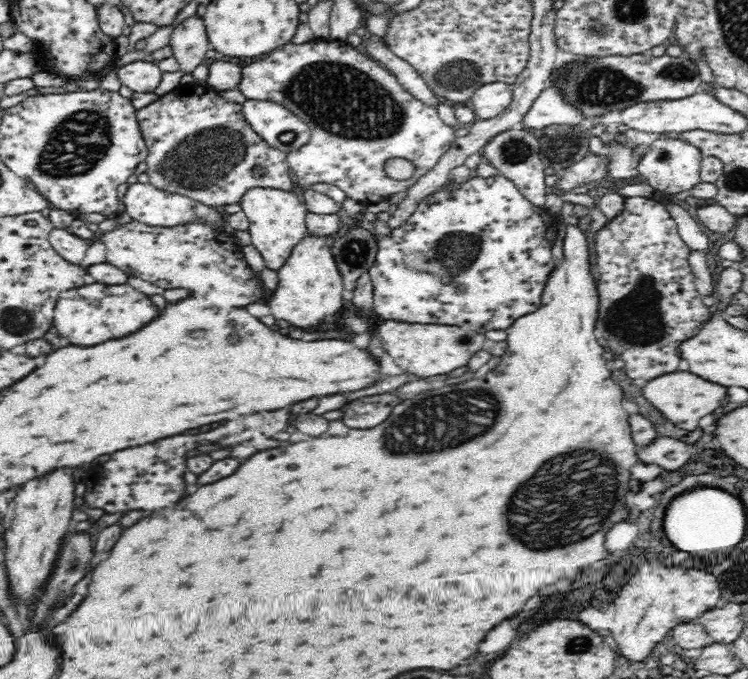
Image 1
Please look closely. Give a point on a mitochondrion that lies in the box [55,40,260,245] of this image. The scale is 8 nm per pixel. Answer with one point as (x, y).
(195, 164)

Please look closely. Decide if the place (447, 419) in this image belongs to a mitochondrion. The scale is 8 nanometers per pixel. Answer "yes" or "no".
yes

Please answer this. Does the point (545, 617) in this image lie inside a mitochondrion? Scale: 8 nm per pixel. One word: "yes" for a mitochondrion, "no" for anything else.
no

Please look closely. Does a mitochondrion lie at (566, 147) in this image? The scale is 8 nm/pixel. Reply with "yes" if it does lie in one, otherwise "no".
yes

